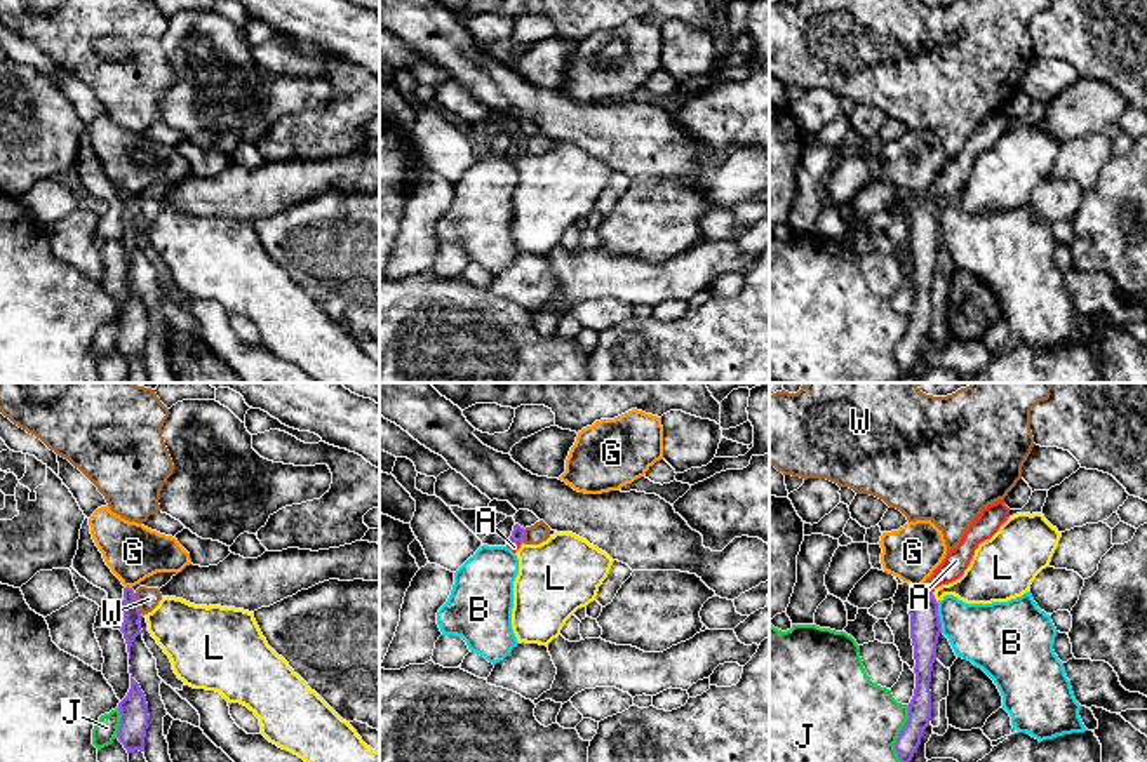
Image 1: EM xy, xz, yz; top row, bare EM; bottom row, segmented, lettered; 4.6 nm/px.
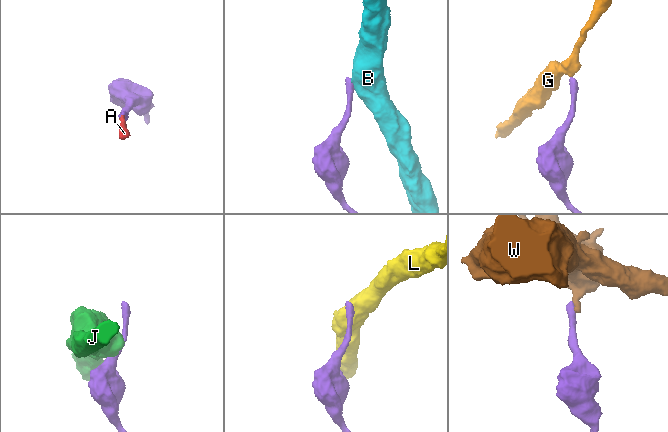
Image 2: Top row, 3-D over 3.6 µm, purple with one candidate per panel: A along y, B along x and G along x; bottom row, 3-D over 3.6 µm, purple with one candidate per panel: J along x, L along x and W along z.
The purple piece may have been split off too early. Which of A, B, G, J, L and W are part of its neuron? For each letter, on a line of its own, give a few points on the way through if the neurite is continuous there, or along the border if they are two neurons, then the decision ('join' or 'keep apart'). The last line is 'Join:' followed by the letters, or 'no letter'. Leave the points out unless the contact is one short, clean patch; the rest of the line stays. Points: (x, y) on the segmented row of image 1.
A: way yz (925, 623), (925, 588), (956, 561); join
B: keep apart
G: border yz (919, 585), (912, 588); keep apart
J: border yz (909, 705), (909, 715), (895, 743), (898, 761); keep apart
L: border yz (932, 594), (937, 602); keep apart
W: border xy (134, 594), (141, 613); keep apart
Join: A

